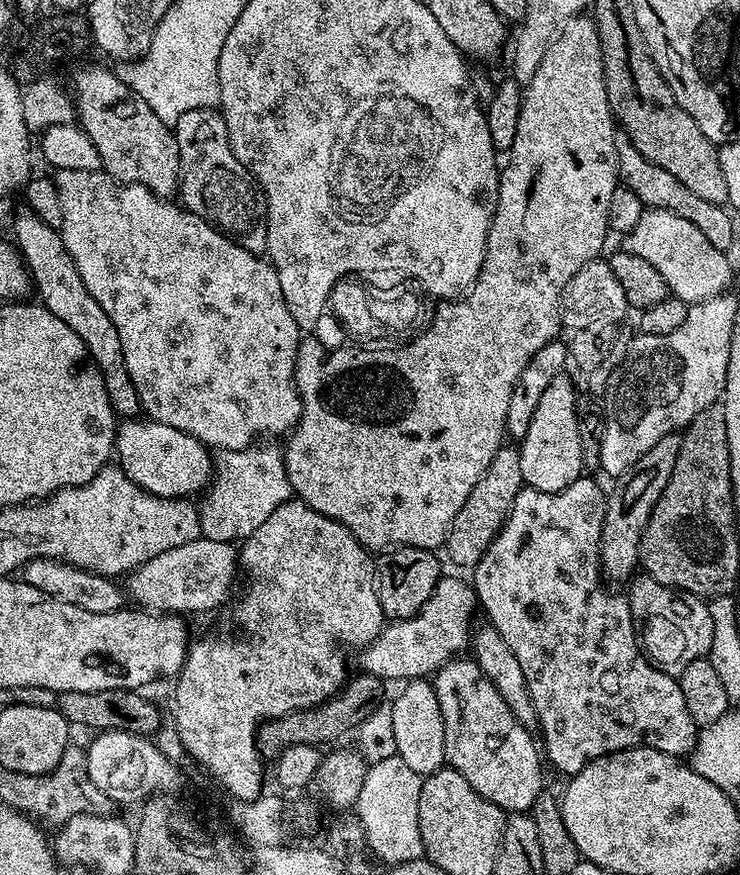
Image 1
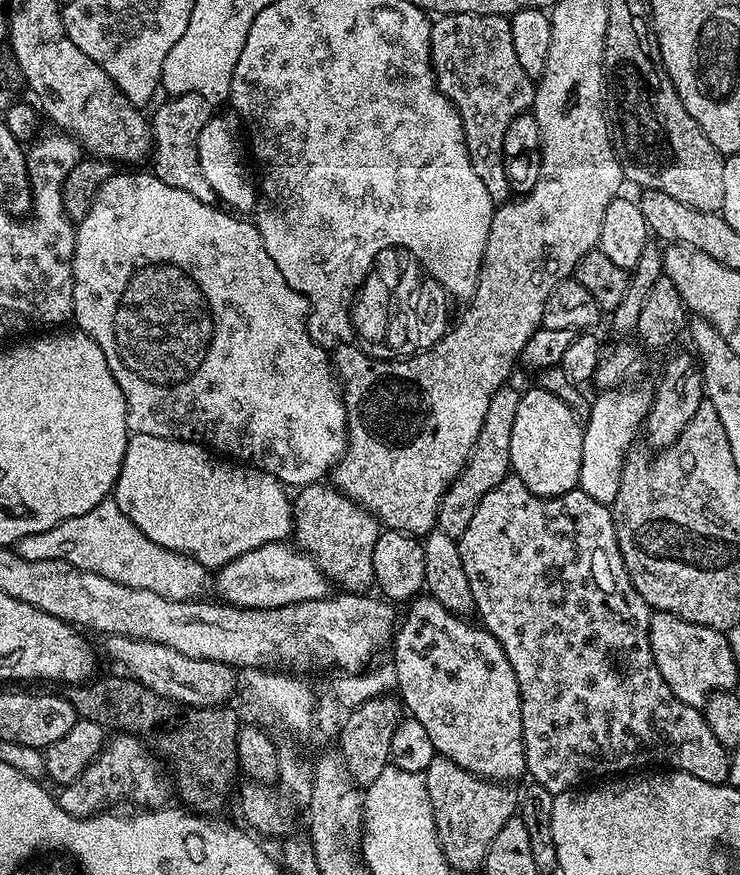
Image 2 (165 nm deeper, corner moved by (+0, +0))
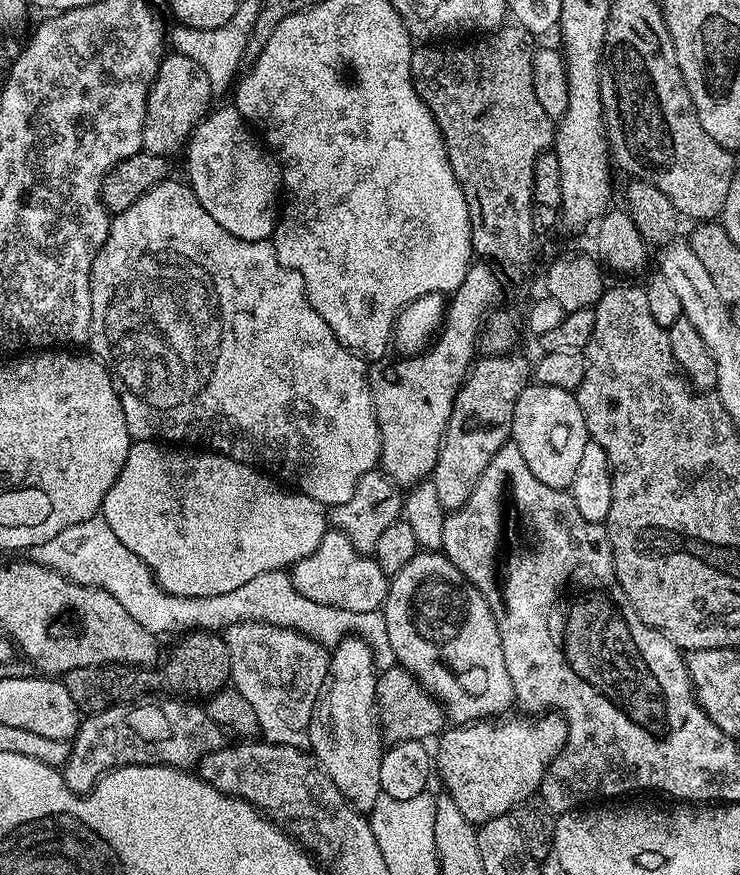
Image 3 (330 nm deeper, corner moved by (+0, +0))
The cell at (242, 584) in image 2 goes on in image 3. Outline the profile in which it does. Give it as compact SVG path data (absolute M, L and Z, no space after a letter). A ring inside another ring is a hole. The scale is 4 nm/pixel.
M329 530L318 550L292 565L290 575L294 586L306 598L322 602L322 606L338 606L338 610L355 612L383 609L390 583L390 577L380 569L376 559L358 551L350 537L339 530Z

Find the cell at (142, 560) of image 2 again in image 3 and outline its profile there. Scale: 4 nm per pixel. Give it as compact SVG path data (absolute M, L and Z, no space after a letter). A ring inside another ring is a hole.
M99 515L90 517L86 522L66 526L66 530L62 530L62 534L54 534L50 542L42 542L30 549L30 558L82 586L101 588L114 594L138 626L146 626L146 630L157 634L187 634L197 630L220 634L232 624L257 620L283 628L295 628L325 646L335 646L345 636L361 636L372 647L377 669L397 667L394 649L390 647L390 634L386 634L383 611L355 612L338 610L338 606L322 606L322 602L303 596L294 586L291 575L284 570L257 574L255 578L250 578L250 582L238 586L238 590L230 590L230 594L175 596L160 588L146 562L142 562L134 550L126 550L114 530L110 530Z

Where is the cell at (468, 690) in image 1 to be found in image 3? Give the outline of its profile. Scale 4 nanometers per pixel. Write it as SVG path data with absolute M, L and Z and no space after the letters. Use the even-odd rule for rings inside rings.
M421 550L417 552L414 558L410 558L410 562L406 562L406 566L402 566L402 570L398 570L398 574L391 577L388 585L388 596L384 599L382 611L386 618L386 634L390 634L390 647L394 649L397 665L410 670L416 676L416 679L420 681L420 685L431 696L440 701L449 721L456 724L471 724L477 720L499 717L511 709L508 707L513 707L512 683L510 682L510 674L506 670L506 654L502 650L502 638L498 634L498 626L494 614L490 610L486 598L481 594L479 587L471 584L462 574L462 570L458 570L458 566L454 566L454 562L448 559L443 551Z

